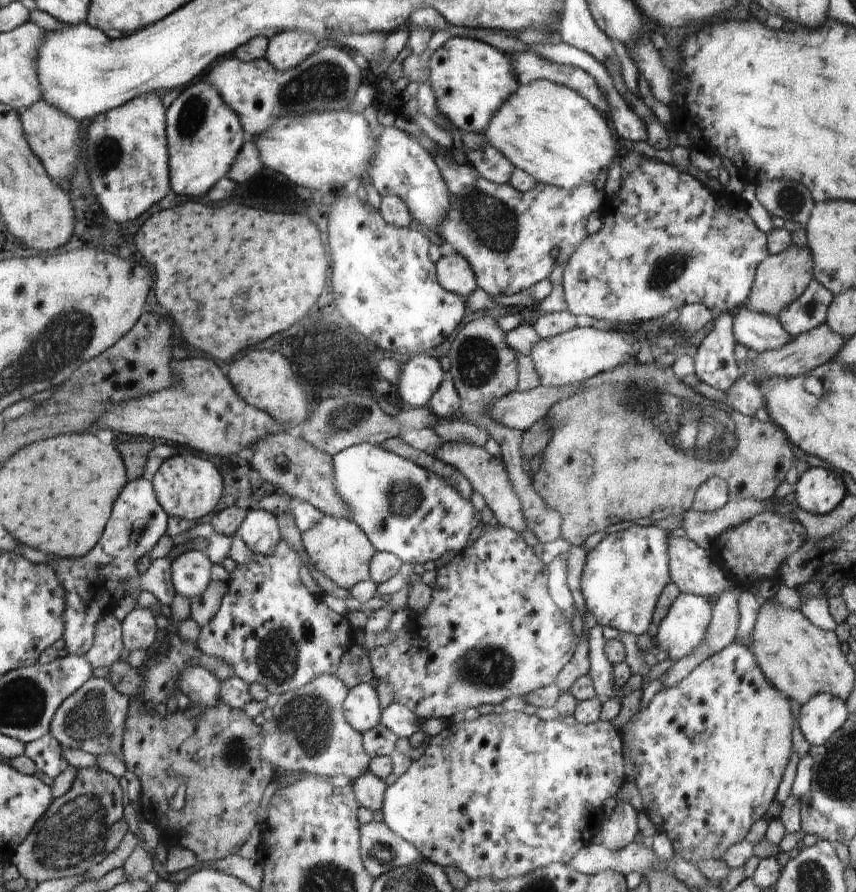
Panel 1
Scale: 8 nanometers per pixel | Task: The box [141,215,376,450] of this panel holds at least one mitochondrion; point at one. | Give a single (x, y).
(346, 416)

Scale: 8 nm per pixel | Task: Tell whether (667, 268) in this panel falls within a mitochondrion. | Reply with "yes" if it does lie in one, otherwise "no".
yes

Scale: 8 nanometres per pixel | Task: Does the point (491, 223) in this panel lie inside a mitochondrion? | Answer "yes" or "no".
yes

